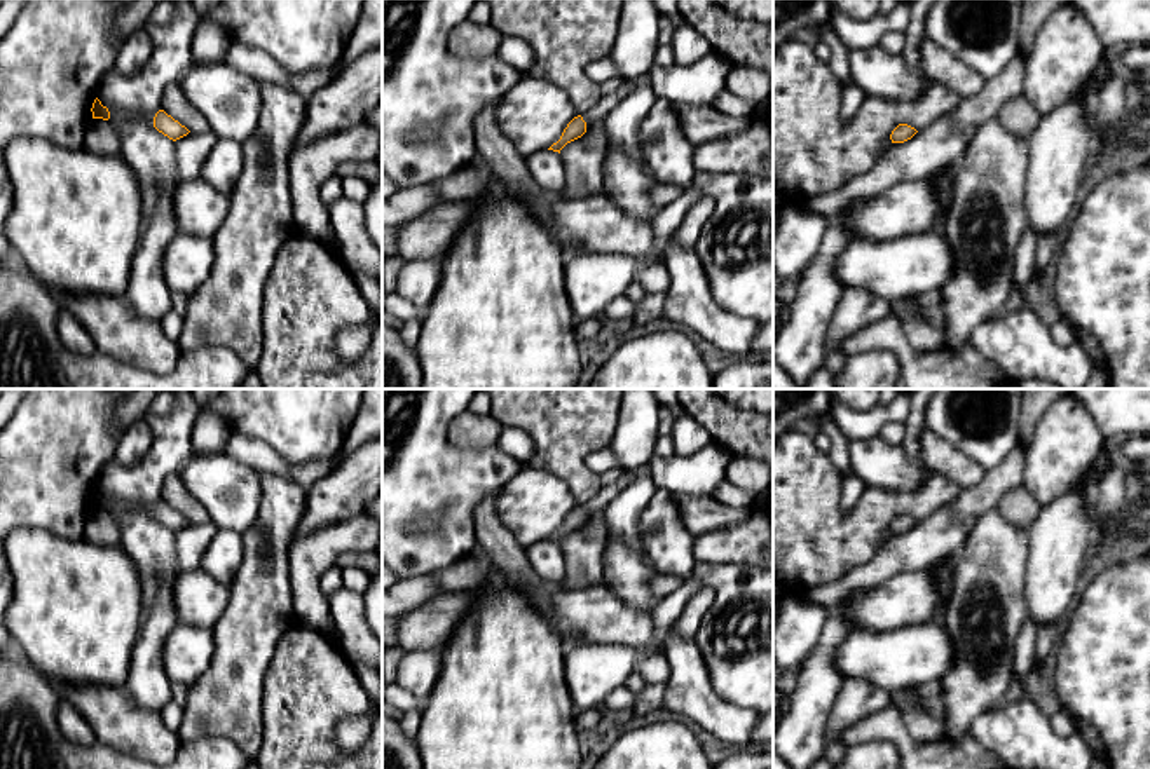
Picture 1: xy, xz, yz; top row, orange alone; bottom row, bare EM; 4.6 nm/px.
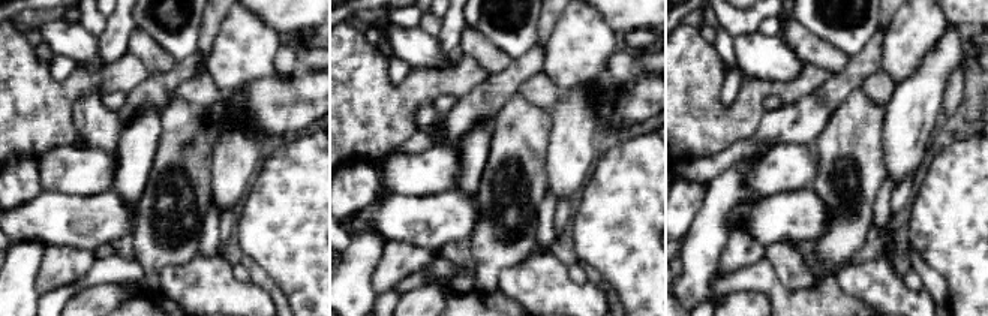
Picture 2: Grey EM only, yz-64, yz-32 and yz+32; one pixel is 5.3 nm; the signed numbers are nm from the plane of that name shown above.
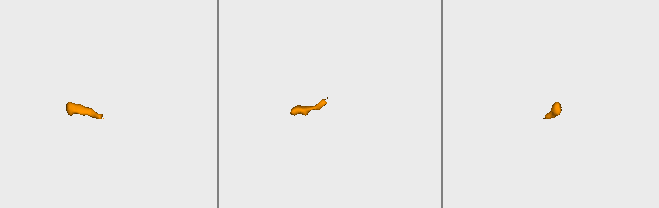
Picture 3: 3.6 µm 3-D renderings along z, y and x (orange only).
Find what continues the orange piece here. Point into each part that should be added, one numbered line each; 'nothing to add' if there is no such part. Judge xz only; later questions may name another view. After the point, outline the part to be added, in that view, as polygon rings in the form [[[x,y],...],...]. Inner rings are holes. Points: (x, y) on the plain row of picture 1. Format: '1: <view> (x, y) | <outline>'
1: xz (608, 492) | [[[649,464],[633,471],[625,471],[614,485],[602,485],[599,493],[583,506],[583,511],[588,514],[602,511],[639,474],[651,474]]]

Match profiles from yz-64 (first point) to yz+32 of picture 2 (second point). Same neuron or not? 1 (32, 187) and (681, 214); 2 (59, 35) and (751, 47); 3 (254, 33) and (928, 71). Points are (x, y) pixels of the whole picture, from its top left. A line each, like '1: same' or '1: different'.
1: same
2: same
3: different

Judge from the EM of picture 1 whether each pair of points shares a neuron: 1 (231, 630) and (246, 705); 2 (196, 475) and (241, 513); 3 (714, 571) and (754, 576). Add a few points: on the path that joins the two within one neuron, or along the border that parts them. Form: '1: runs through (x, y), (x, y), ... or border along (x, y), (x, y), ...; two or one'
1: runs through (241, 649), (241, 686); one
2: runs through (208, 487), (219, 501), (229, 506); one
3: runs through (725, 574), (744, 574); one

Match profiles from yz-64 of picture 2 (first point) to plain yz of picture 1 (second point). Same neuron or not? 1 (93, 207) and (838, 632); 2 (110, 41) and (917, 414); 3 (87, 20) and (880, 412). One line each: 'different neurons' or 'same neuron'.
1: different neurons
2: same neuron
3: different neurons

